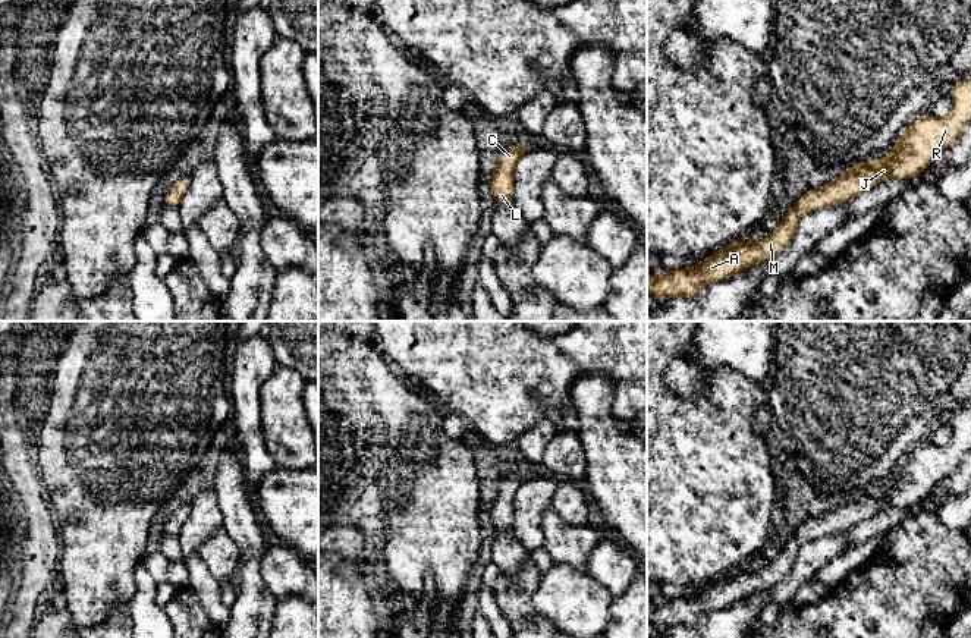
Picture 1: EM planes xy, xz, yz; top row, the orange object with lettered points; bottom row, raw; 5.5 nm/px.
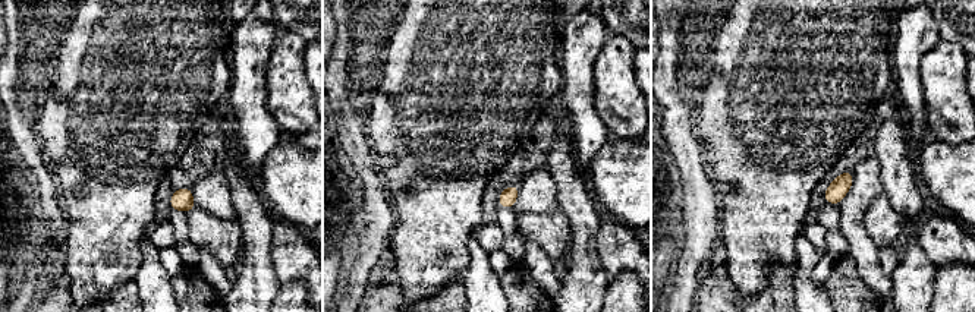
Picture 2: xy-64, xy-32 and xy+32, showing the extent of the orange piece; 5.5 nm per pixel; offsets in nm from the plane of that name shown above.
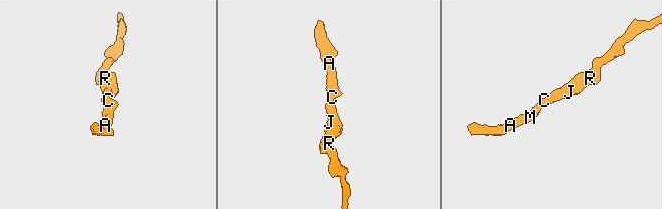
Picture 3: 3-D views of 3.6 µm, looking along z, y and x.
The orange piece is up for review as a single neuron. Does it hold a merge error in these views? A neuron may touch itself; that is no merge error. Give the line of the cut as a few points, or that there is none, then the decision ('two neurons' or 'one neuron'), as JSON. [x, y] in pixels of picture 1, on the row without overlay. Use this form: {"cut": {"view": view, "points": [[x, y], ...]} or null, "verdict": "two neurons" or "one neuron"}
{"cut": null, "verdict": "one neuron"}

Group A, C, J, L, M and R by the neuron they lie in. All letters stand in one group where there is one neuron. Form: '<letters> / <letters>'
A C J L M R

